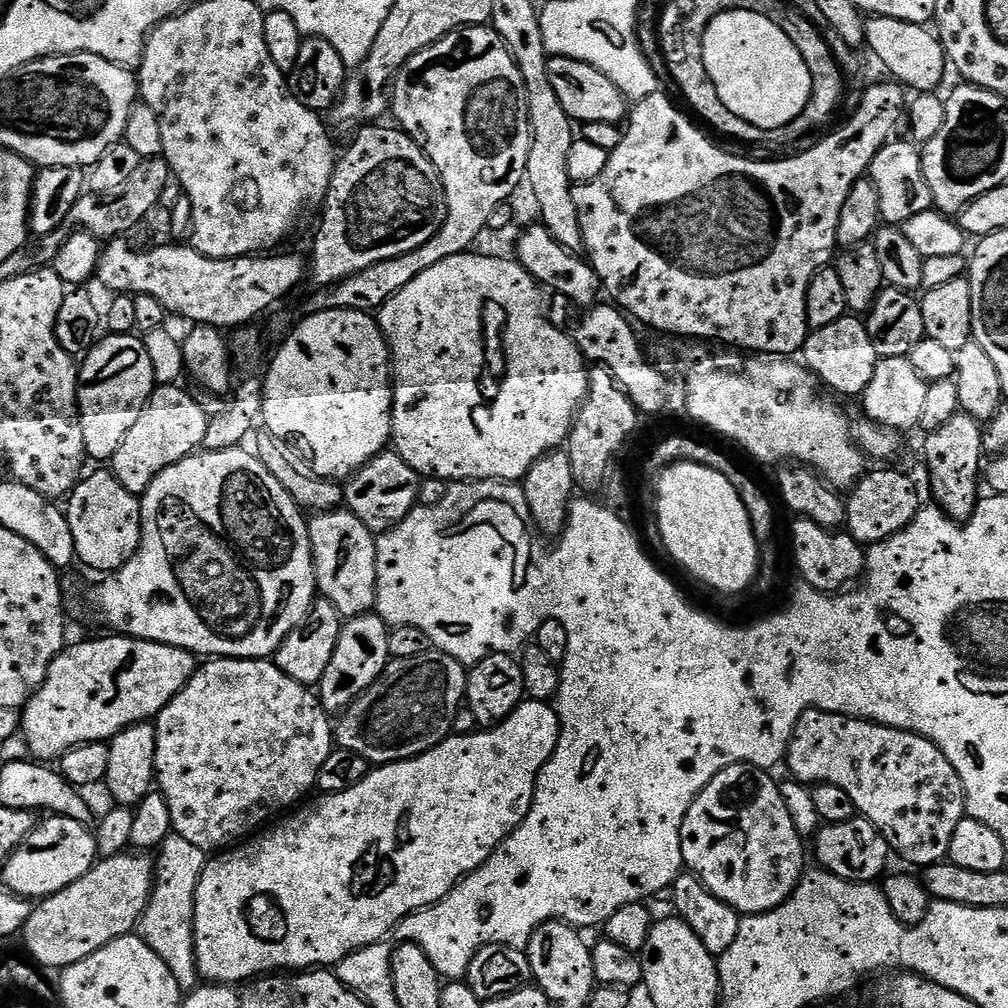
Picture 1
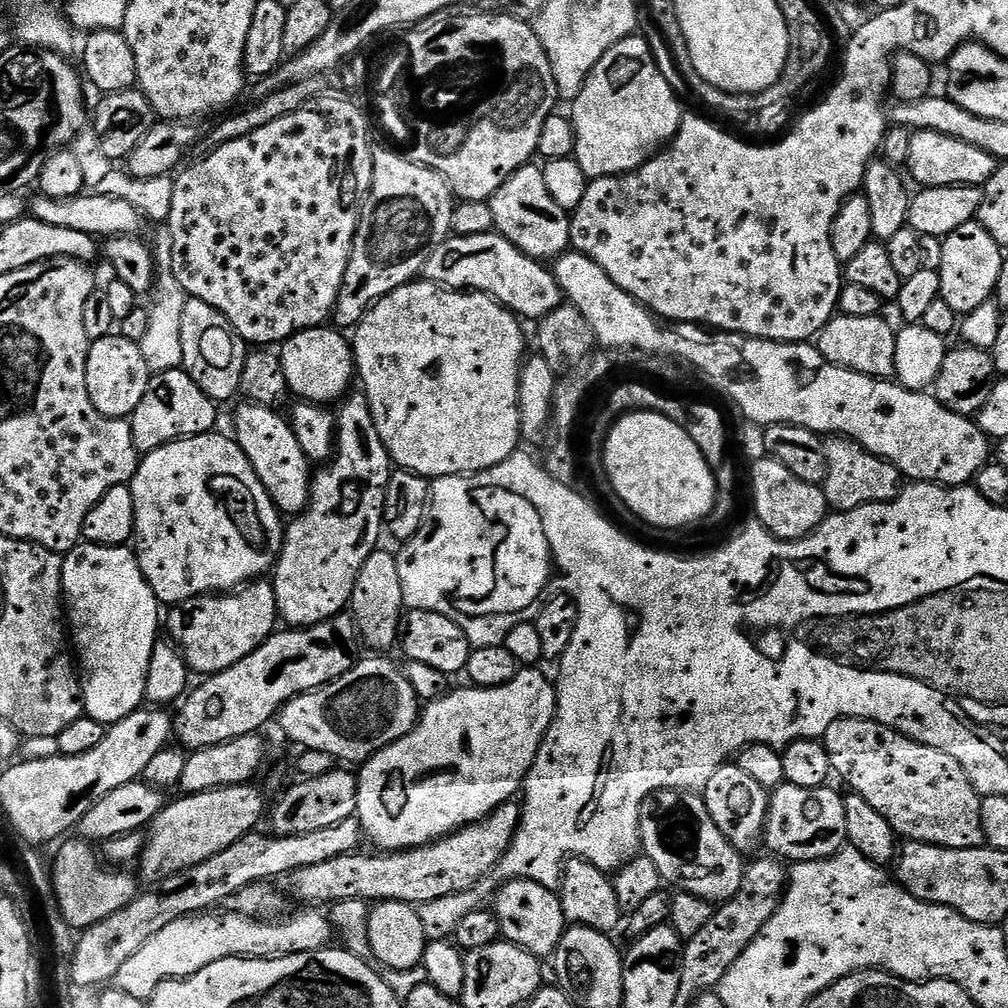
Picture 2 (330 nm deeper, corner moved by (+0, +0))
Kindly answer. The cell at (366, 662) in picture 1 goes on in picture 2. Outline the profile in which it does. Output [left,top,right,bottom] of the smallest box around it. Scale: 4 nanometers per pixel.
[350,550,405,650]

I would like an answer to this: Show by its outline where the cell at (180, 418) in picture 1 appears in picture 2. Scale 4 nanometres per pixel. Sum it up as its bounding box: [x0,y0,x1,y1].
[130,368,217,454]

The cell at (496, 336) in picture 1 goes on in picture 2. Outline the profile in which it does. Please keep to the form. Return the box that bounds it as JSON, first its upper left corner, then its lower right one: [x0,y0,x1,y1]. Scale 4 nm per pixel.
[351,282,526,478]

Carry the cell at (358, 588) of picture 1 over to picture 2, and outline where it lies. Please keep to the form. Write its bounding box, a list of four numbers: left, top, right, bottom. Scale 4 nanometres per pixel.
[232,402,313,514]

